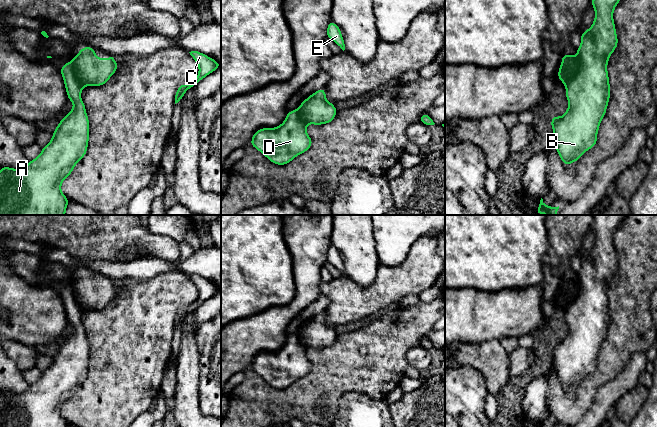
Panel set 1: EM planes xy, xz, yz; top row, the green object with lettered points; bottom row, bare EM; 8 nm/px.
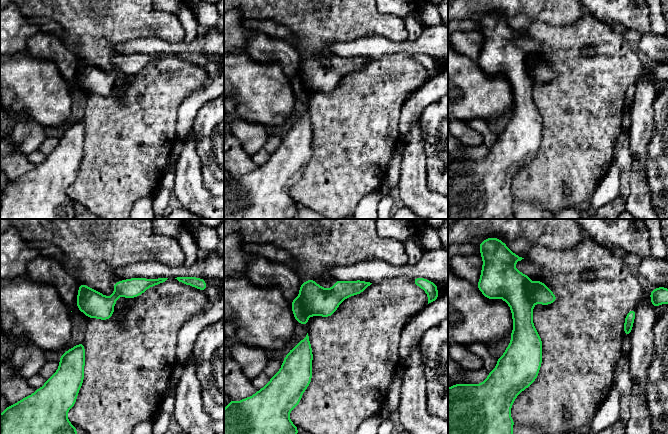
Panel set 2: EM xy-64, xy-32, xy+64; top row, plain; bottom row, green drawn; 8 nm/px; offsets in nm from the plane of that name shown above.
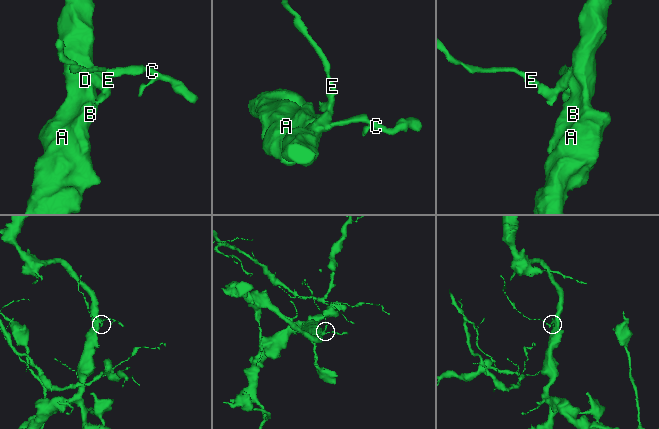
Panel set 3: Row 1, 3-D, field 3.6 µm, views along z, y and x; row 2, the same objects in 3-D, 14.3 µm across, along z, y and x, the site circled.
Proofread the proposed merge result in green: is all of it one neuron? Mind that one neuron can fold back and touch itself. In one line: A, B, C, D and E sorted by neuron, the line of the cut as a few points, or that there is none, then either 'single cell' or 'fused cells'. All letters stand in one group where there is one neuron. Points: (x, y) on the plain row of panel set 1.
A B D / C E; cut in xy along (71, 285), (76, 302), (83, 310); fused cells

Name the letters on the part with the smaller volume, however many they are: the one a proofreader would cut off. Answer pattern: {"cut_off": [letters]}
{"cut_off": ["C", "E"]}

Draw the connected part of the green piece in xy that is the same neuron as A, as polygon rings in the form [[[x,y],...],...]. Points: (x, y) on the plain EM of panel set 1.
[[[72,285],[64,288],[60,293],[68,323],[74,328],[72,334],[56,350],[51,365],[42,372],[39,380],[28,386],[21,393],[0,391],[0,427],[68,427],[69,424],[61,415],[64,403],[72,397],[75,389],[85,380],[89,365],[89,343],[85,329],[81,323],[83,310],[76,301]]]

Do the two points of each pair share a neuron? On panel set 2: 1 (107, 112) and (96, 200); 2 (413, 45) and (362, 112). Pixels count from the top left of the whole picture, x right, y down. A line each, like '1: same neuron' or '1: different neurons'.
1: same neuron
2: different neurons

